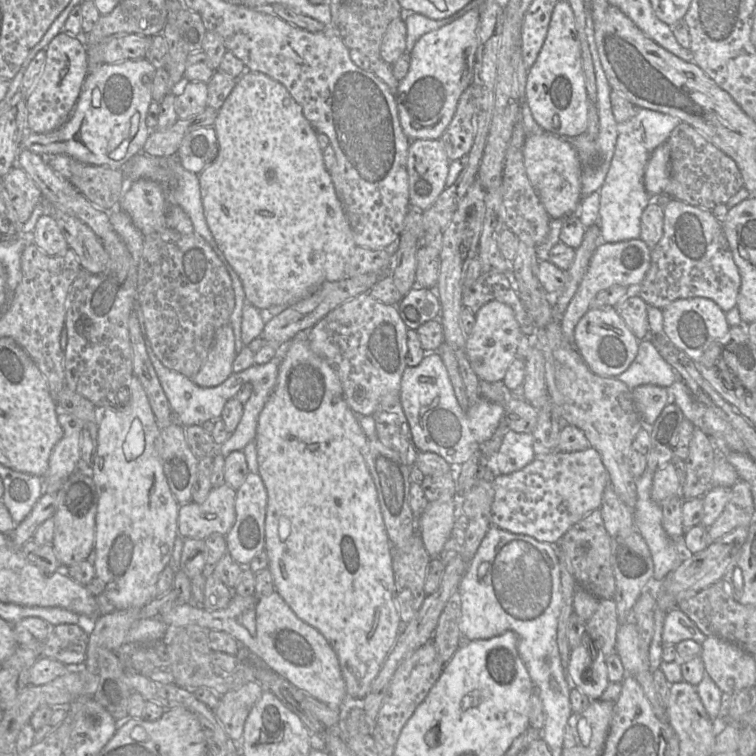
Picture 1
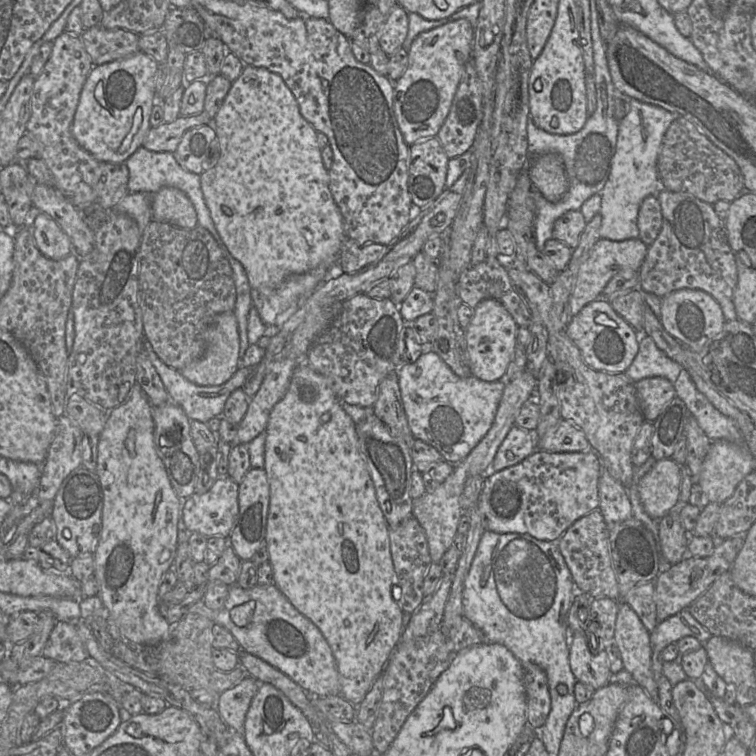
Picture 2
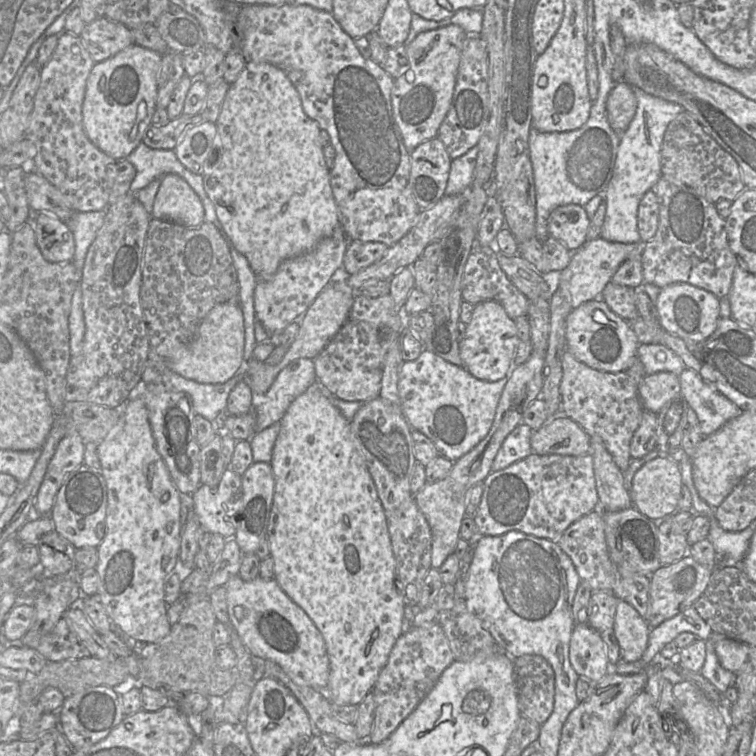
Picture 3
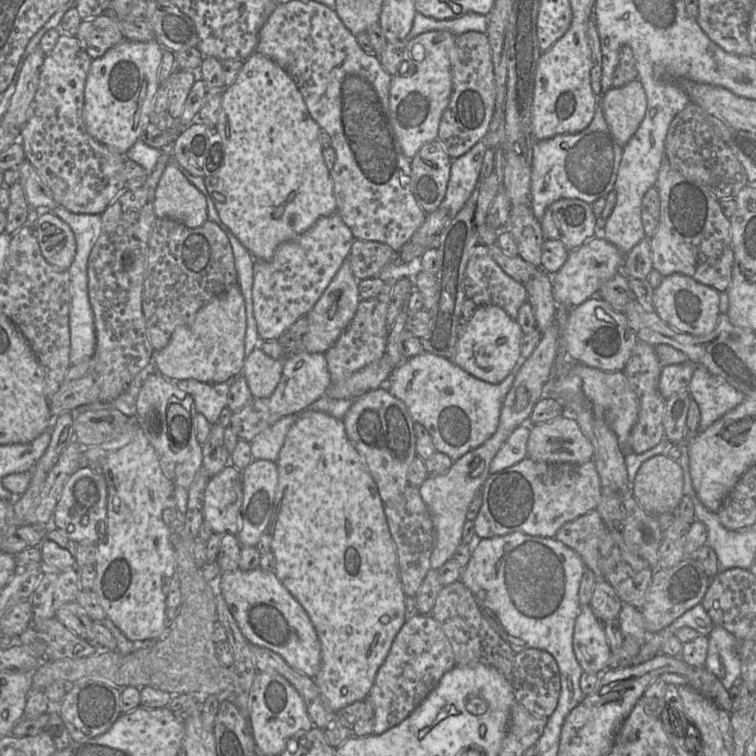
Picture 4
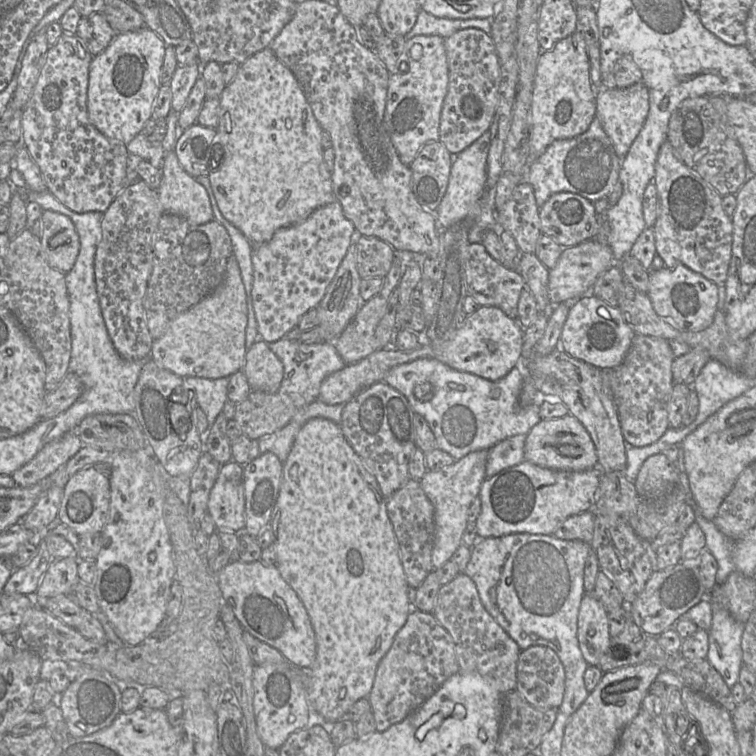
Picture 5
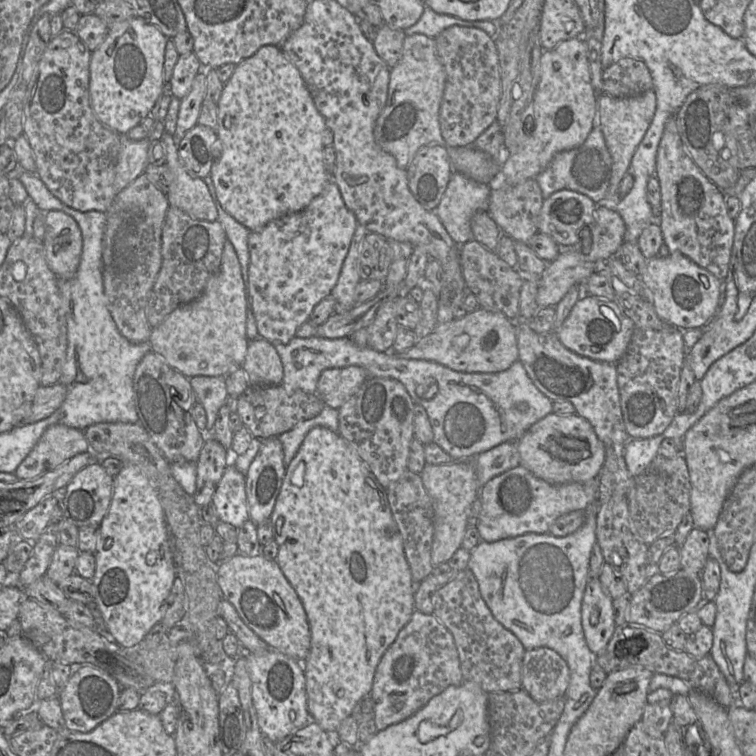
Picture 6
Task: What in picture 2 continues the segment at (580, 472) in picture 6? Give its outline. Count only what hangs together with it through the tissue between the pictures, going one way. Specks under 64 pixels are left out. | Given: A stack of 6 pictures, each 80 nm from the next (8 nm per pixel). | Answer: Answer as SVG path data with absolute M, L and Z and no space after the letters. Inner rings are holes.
M560 419L538 441L538 449L546 452L584 452L590 444L584 432L569 421Z

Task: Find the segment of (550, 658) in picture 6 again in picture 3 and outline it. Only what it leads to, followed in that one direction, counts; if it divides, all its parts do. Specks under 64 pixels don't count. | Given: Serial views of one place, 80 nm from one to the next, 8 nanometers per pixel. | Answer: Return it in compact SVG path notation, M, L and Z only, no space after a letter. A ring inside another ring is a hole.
M526 654L514 659L514 673L521 715L542 725L554 707L552 667L543 657Z

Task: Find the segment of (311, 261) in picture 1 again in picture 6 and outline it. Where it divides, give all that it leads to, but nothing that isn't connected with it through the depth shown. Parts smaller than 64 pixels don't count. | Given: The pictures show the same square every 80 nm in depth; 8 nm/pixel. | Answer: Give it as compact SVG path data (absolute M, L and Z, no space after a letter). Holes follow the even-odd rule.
M264 45L252 56L240 61L230 79L224 83L218 101L218 126L216 130L218 135L218 158L213 162L210 176L222 208L250 231L259 231L274 219L303 210L314 197L321 193L326 183L331 179L331 174L328 172L324 160L323 131L325 128L325 120L316 108L303 76L284 54L280 46Z

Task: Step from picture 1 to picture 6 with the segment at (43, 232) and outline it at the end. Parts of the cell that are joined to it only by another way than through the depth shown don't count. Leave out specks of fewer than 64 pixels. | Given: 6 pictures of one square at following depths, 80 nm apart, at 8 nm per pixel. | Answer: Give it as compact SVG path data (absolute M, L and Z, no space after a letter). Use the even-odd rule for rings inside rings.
M63 211L46 212L43 245L51 271L62 279L72 278L79 267L83 249L77 222Z

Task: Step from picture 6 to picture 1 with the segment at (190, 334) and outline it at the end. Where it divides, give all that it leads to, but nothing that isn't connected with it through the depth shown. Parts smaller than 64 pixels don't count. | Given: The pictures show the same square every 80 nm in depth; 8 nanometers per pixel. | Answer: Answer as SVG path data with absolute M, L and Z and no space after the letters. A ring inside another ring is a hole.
M231 324L220 327L208 357L199 372L190 378L200 387L215 387L223 383L232 373L236 357L235 336Z

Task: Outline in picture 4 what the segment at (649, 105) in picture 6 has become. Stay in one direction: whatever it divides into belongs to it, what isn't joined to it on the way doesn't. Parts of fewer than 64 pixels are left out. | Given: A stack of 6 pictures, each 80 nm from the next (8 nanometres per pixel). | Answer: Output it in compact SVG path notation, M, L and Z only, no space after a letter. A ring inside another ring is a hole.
M635 79L622 87L612 87L602 96L602 108L615 141L624 147L633 137L646 114L647 97L641 81Z

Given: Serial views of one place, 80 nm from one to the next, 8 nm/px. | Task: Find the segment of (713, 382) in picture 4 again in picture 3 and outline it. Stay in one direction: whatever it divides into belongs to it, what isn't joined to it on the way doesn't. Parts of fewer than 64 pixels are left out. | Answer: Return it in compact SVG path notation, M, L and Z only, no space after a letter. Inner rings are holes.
M685 367L679 379L680 395L696 412L704 437L713 434L743 412L695 370Z

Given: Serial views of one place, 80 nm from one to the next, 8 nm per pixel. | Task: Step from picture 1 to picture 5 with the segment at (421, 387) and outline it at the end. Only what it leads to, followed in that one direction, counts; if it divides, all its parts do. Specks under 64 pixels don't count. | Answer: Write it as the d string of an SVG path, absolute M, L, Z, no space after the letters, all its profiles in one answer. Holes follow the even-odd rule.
M420 358L393 367L383 381L406 397L414 413L425 418L435 437L436 448L457 461L471 452L490 450L512 436L527 435L541 421L540 405L522 407L518 402L526 370L526 361L521 361L503 378L490 381L455 370L433 358ZM423 383L431 385L431 392L428 398L418 399L414 389Z

